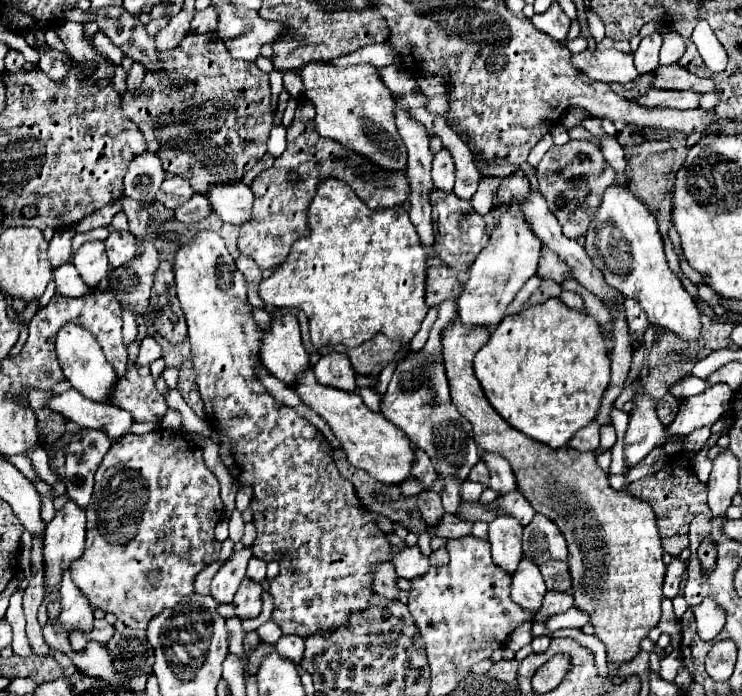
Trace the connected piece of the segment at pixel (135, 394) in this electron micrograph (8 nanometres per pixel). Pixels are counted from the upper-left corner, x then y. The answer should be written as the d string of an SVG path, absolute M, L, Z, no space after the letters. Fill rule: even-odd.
M131 366L111 394L111 402L129 410L135 422L159 422L167 412L165 398L155 388L155 378L147 366Z

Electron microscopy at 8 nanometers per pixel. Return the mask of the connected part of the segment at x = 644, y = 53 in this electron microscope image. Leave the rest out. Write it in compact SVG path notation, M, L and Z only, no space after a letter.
M653 32L651 36L643 38L637 52L633 54L635 56L635 68L639 68L641 74L647 74L647 72L653 72L657 66L659 66L659 48L661 48L661 34L659 32Z

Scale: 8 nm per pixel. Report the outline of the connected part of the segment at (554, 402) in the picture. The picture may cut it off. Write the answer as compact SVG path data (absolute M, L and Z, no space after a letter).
M559 298L523 308L513 316L505 316L491 332L489 342L475 356L475 376L491 406L519 432L543 442L551 448L565 446L577 430L587 426L599 410L601 396L609 384L611 372L609 352L599 324L593 316L571 310Z

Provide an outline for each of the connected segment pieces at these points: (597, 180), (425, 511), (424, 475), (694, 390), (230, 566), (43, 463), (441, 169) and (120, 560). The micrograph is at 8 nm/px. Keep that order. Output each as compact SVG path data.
M569 140L563 146L551 146L537 166L539 190L559 220L563 234L569 238L585 236L591 216L595 216L599 196L603 196L603 188L611 184L613 178L615 170L605 162L599 146L587 140Z
M423 490L423 492L419 492L417 496L417 506L419 506L419 512L421 512L421 516L423 516L423 520L431 526L431 524L435 524L441 516L443 516L443 506L441 506L441 496L439 496L439 492L435 492L435 490Z
M415 448L415 462L411 466L411 474L417 476L417 478L421 478L425 482L425 488L429 488L435 482L435 478L437 478L435 468L431 466L429 456L421 448Z
M685 376L681 380L677 380L673 386L671 386L671 394L677 396L677 398L689 398L693 394L701 394L705 392L709 386L707 380L701 380L697 376Z
M253 546L243 548L241 552L233 552L233 556L221 566L221 570L215 574L211 582L211 596L219 604L229 604L233 602L233 596L245 578L245 568L249 558L253 556Z
M43 446L33 448L28 457L31 460L32 467L35 469L37 475L42 481L53 485L57 481L61 480L60 477L50 470L47 464L47 458L49 458L49 456Z
M441 148L433 158L433 184L443 192L451 192L455 182L455 164L447 148Z
M155 430L149 434L125 434L115 444L111 444L109 452L105 454L97 474L95 474L95 488L93 498L87 506L87 544L81 558L71 562L71 578L75 586L95 604L95 608L101 608L105 612L113 612L121 622L125 622L129 628L147 628L149 620L157 616L163 608L173 608L183 596L189 596L193 592L193 578L207 566L207 558L213 552L213 528L223 516L223 502L219 498L219 482L215 474L205 466L203 452L193 448L179 432L167 432L167 430Z

